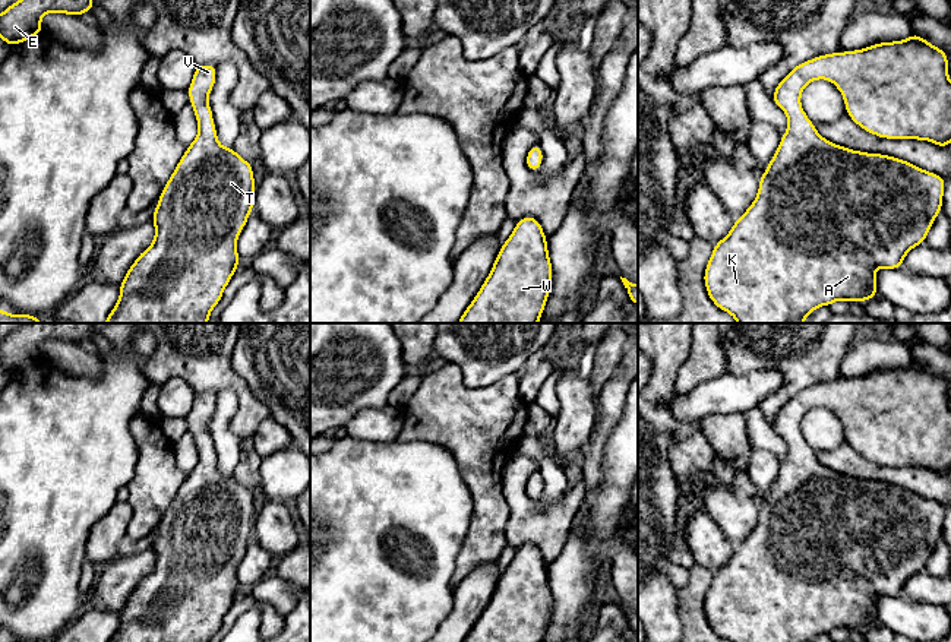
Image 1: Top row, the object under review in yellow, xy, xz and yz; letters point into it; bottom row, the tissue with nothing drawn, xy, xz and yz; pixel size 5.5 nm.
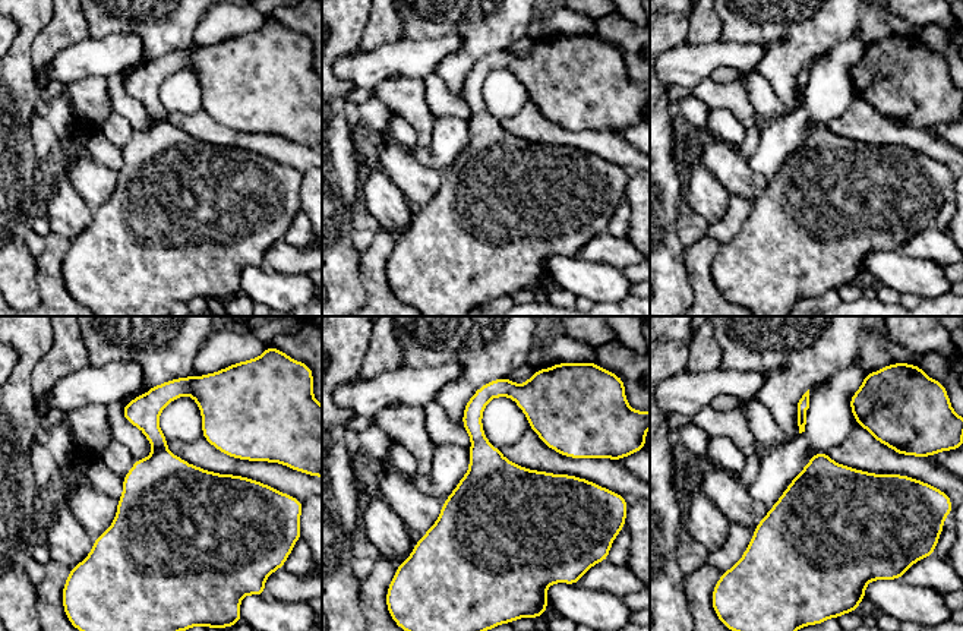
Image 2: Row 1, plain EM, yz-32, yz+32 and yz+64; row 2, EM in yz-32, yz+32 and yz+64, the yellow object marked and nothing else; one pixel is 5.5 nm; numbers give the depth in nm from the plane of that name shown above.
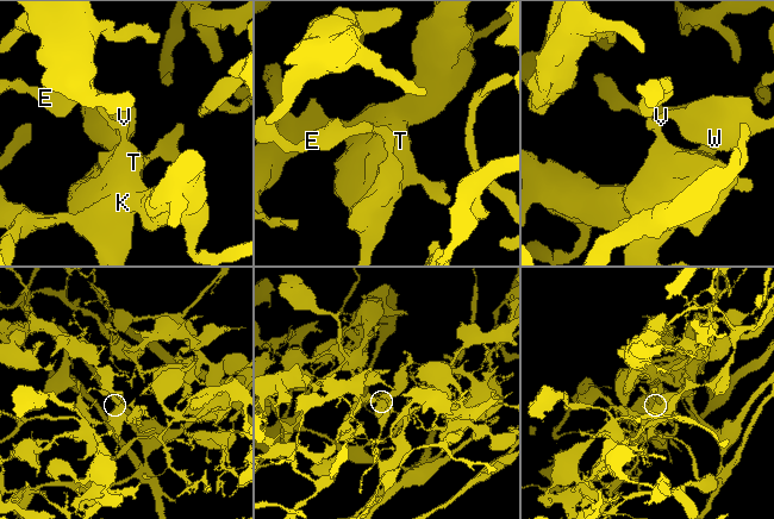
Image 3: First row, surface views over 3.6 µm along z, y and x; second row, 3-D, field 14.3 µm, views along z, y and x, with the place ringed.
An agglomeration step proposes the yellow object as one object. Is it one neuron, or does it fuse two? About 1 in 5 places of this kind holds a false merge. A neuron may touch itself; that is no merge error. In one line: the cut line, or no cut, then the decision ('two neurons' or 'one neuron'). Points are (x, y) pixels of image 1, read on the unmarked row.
no cut | one neuron

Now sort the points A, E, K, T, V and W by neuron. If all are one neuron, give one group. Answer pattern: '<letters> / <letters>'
A E K T V W

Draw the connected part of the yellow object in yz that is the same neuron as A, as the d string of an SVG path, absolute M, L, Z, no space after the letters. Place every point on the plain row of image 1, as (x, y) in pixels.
M917 361L904 369L873 371L868 376L818 383L792 396L771 427L787 443L787 459L759 505L753 531L734 548L730 560L714 572L704 600L711 629L730 642L811 642L837 627L866 630L879 623L876 595L903 597L904 584L926 569L939 540L947 507L911 490L884 481L866 481L824 467L800 434L803 415L816 407L832 409L844 424L846 440L863 458L884 467L929 468L948 477L951 471L951 408L942 376Z

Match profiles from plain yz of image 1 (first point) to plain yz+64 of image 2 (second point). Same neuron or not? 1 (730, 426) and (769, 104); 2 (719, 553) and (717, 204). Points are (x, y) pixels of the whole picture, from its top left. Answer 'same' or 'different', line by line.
1: different
2: same

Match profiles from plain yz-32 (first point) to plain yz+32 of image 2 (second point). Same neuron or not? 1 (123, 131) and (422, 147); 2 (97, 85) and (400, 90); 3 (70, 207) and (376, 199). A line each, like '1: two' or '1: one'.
1: two
2: one
3: one

